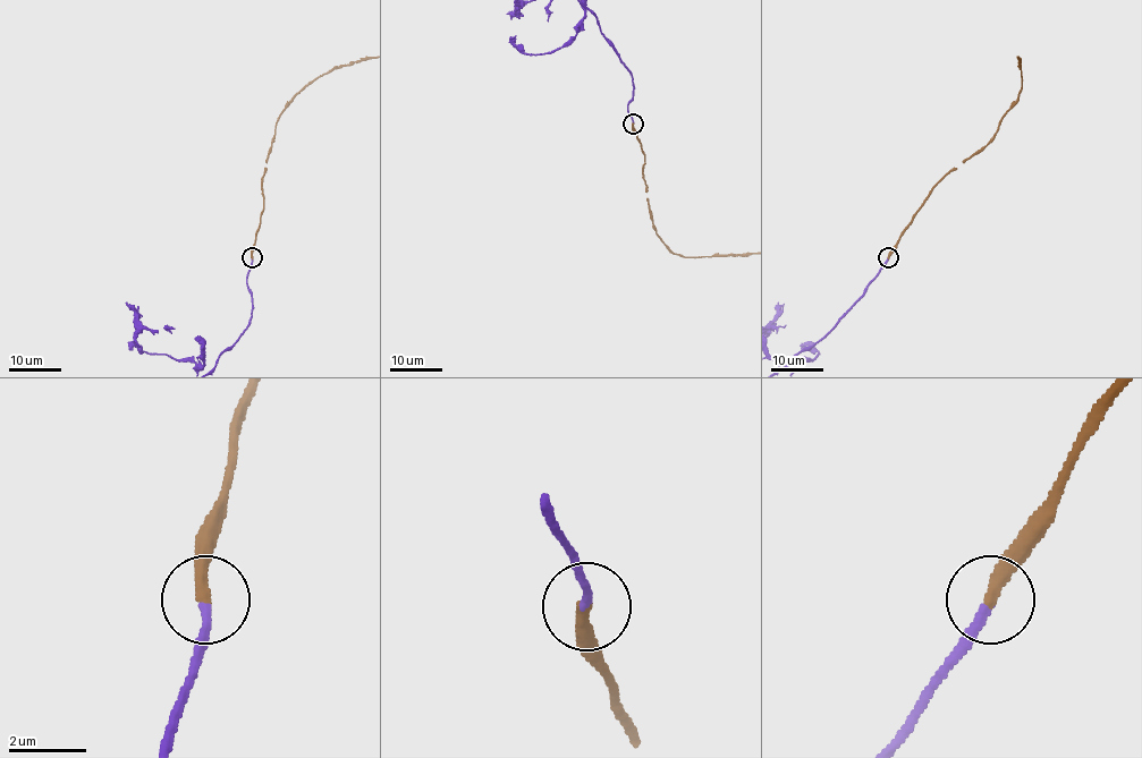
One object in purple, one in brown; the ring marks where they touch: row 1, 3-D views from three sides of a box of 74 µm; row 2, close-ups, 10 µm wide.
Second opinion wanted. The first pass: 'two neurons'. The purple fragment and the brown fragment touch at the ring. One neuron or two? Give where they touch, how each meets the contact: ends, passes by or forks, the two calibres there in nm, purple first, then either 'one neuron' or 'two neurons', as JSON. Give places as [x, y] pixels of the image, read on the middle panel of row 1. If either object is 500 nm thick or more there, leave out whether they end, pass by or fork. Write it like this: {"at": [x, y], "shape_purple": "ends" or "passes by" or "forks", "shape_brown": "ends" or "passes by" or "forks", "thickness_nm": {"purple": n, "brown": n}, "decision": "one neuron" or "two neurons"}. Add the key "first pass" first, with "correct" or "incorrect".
{"first pass": "incorrect", "at": [633, 124], "shape_purple": "ends", "shape_brown": "ends", "thickness_nm": {"purple": 240, "brown": 340}, "decision": "one neuron"}

